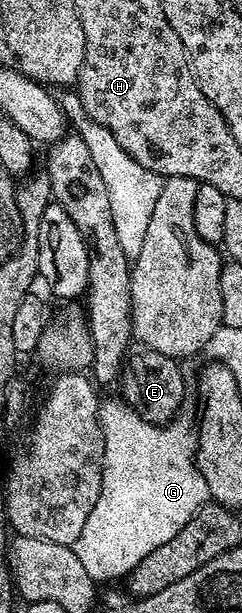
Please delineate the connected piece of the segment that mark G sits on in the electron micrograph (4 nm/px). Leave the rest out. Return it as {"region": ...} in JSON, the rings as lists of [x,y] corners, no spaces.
{"region":[[[104,398],[99,404],[99,424],[101,425],[101,433],[105,441],[101,493],[97,497],[97,505],[93,505],[93,513],[89,513],[89,517],[85,521],[85,529],[81,529],[81,537],[77,537],[77,541],[73,544],[75,552],[77,553],[77,558],[81,560],[81,565],[85,565],[85,573],[89,573],[89,577],[96,581],[113,579],[117,575],[123,575],[123,577],[130,576],[131,570],[133,570],[145,556],[149,553],[153,553],[153,549],[165,545],[165,541],[177,537],[179,530],[181,530],[182,527],[209,501],[205,477],[201,477],[201,473],[195,465],[195,449],[197,446],[196,428],[194,426],[187,427],[186,421],[179,418],[168,422],[166,425],[150,423],[140,417],[132,407],[128,407],[126,403],[120,401],[118,398],[115,399]]]}

